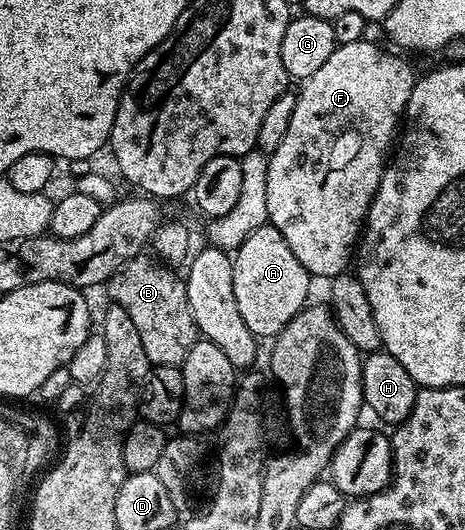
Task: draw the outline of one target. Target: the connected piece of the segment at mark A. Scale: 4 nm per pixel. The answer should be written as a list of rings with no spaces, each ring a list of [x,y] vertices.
[[[267,222],[252,230],[248,238],[233,253],[232,290],[236,290],[236,307],[240,310],[248,330],[259,338],[273,338],[284,326],[307,307],[310,296],[310,271],[300,266],[300,258],[292,254],[292,246],[284,242],[284,234]]]

